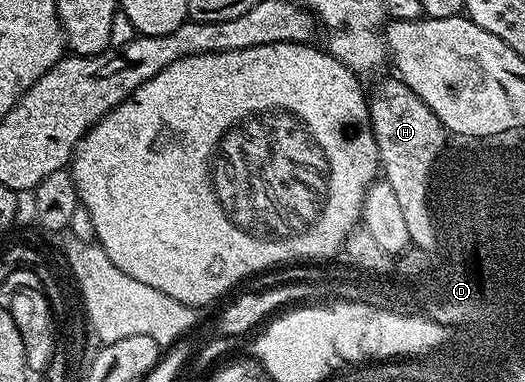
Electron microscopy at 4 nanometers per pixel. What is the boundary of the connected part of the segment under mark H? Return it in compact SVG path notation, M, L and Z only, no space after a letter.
M389 75L376 89L376 98L370 101L370 124L380 142L382 154L382 177L398 198L406 228L415 248L435 250L438 236L433 217L433 206L425 196L425 182L428 177L428 166L438 151L444 153L446 130L444 124L426 107L410 87L395 75Z

